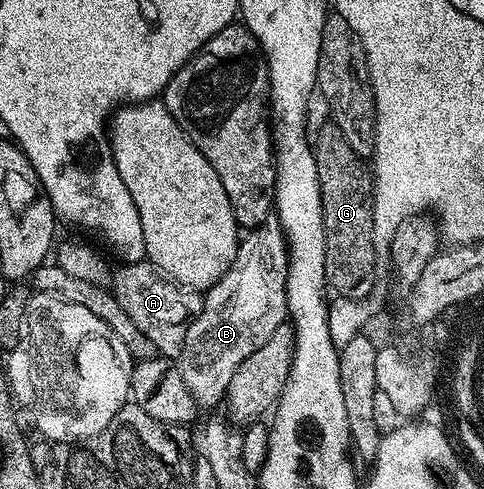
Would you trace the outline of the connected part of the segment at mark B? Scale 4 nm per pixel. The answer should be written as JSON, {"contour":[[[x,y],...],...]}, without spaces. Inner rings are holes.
{"contour":[[[267,221],[247,230],[241,236],[238,255],[228,273],[207,287],[202,301],[202,312],[191,321],[184,337],[182,354],[176,366],[182,370],[184,385],[192,393],[199,408],[206,409],[225,396],[232,381],[232,373],[244,357],[256,353],[276,329],[287,322],[286,278],[288,257],[286,239],[277,221]]]}

